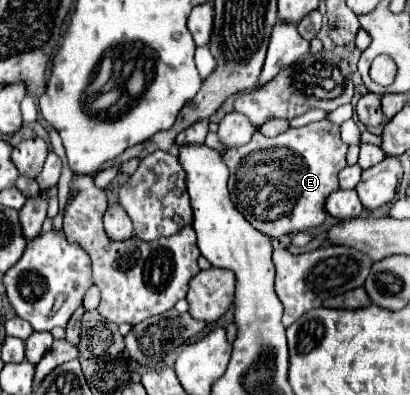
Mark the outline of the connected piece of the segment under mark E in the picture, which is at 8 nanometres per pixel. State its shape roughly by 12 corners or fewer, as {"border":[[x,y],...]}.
{"border":[[329,119],[227,149],[233,205],[281,237],[325,223],[347,165]]}

